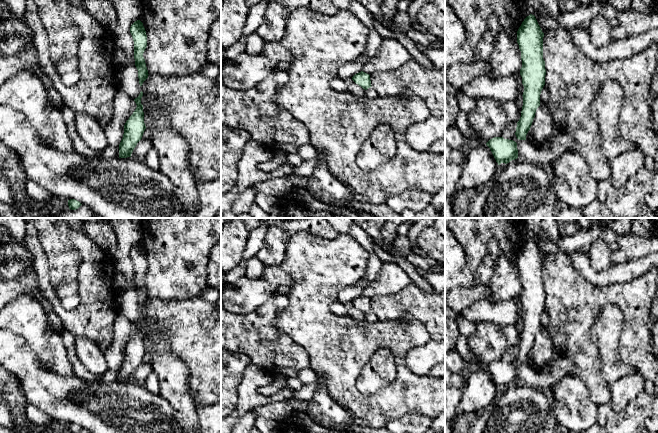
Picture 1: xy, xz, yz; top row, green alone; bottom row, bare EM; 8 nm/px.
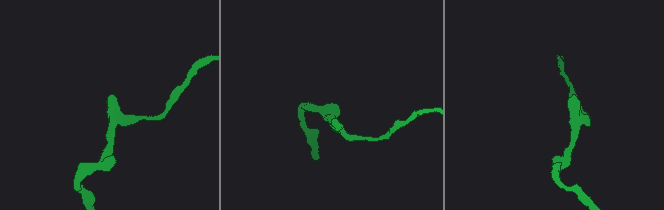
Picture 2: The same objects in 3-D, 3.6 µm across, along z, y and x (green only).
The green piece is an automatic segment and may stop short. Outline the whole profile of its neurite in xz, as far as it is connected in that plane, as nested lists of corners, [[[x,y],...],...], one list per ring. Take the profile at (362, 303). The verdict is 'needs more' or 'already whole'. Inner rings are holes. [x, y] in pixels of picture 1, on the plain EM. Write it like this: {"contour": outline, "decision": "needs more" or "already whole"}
{"contour": [[[361,295],[357,298],[355,298],[352,301],[352,304],[361,310],[363,313],[367,314],[368,312],[372,311],[371,310],[371,304],[370,304],[370,299]]], "decision": "already whole"}

